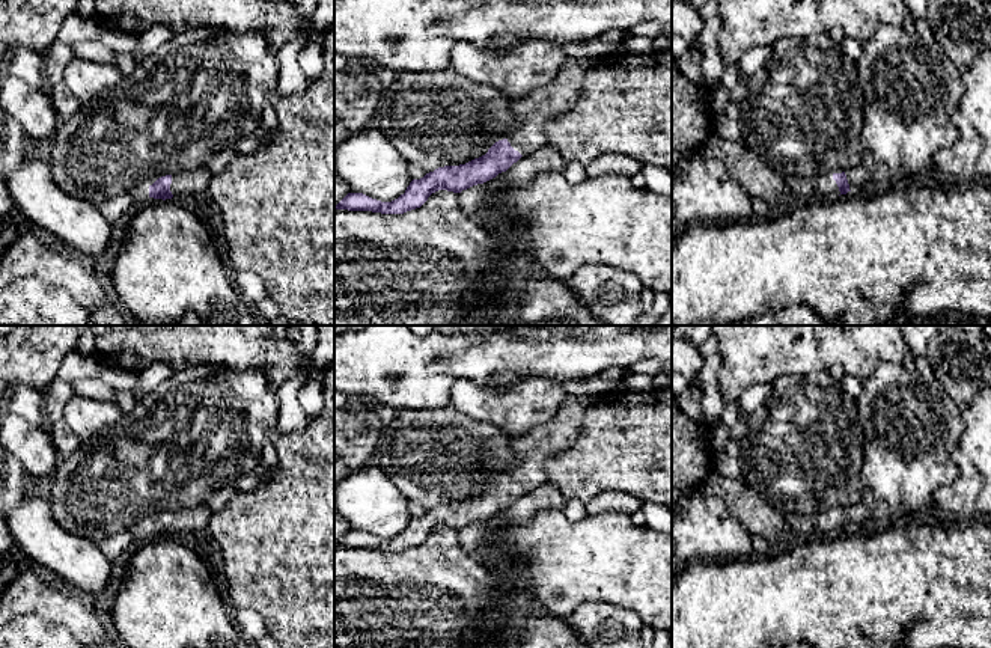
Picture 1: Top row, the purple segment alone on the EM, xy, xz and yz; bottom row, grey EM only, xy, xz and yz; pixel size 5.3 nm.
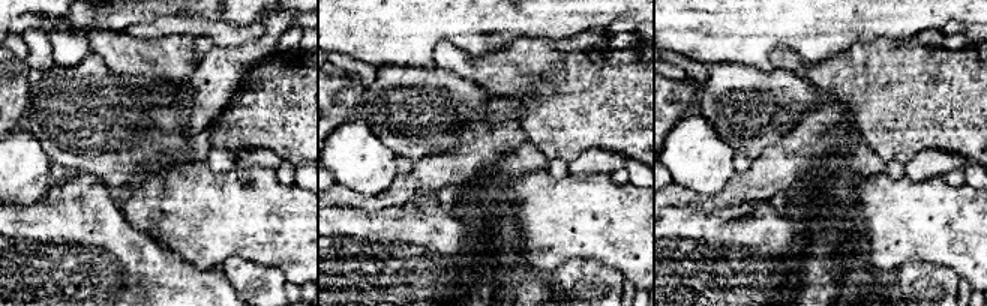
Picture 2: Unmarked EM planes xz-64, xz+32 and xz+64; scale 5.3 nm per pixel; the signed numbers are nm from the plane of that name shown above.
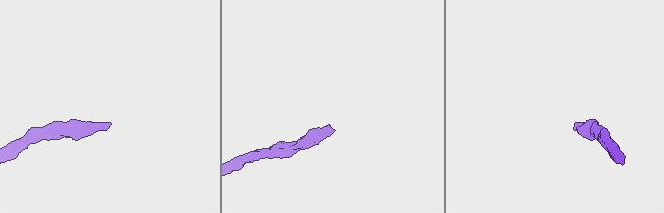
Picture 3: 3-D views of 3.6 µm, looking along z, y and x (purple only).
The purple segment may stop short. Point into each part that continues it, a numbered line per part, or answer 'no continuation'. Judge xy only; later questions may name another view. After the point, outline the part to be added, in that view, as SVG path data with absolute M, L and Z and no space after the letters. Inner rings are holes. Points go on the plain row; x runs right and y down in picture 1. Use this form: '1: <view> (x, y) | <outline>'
1: xy (186, 522) | M208 503L191 509L172 512L170 529L173 535L203 535L212 511Z

